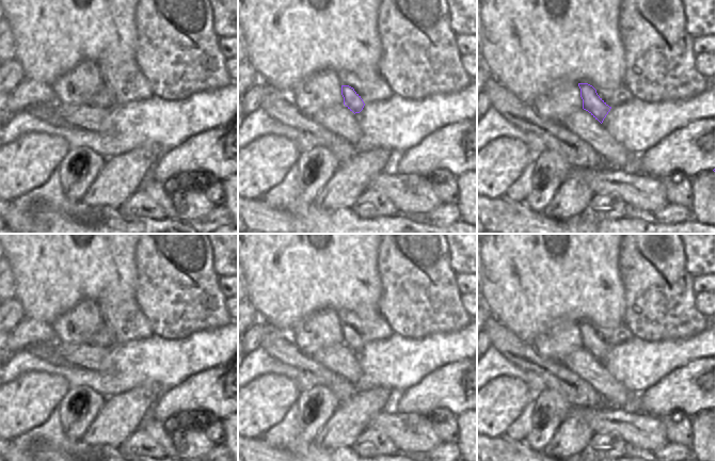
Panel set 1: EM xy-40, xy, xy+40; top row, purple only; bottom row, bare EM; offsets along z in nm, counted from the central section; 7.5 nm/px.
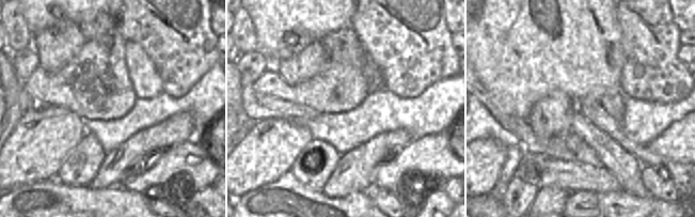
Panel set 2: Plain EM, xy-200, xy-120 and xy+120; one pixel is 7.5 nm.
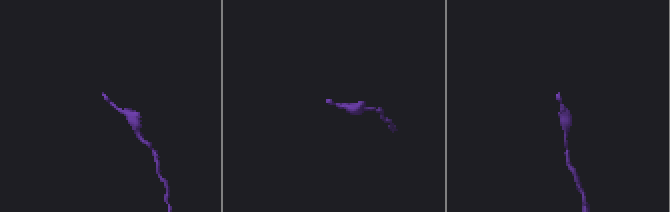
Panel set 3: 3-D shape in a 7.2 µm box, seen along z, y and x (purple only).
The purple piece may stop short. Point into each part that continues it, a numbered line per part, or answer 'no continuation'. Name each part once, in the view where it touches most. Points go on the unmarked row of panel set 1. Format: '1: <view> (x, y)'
1: xy (375, 328).

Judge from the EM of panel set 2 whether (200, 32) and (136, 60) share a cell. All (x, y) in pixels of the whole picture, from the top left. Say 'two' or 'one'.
two

